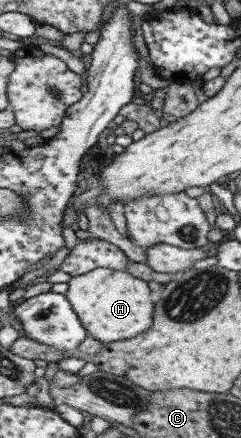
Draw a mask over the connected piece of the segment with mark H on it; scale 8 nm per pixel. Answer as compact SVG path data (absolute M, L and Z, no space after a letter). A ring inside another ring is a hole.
M95 268L70 277L66 283L65 298L89 337L103 343L114 342L137 336L150 327L155 298L146 282L126 269Z

